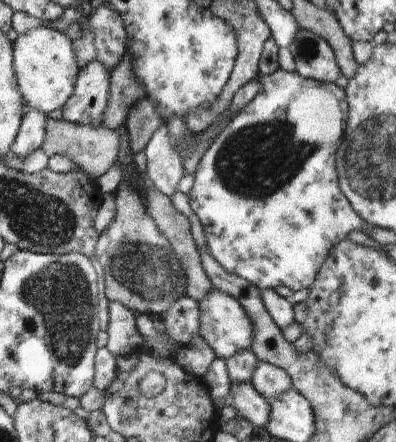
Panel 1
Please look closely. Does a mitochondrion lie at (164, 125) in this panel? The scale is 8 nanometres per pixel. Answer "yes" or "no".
no

